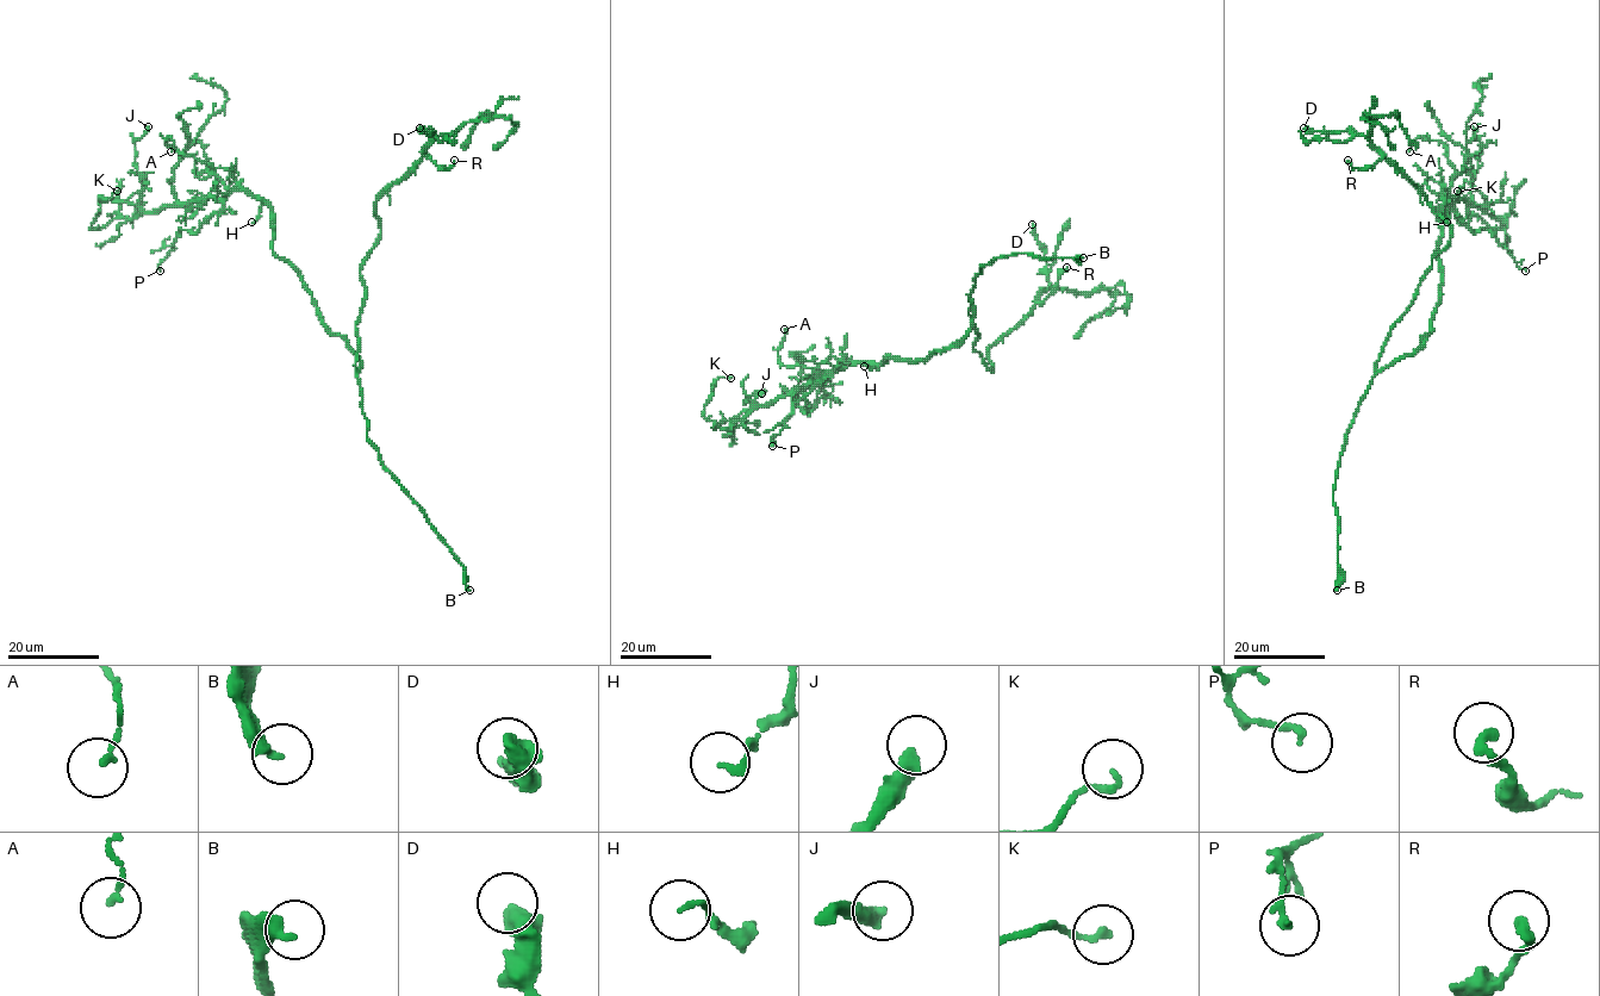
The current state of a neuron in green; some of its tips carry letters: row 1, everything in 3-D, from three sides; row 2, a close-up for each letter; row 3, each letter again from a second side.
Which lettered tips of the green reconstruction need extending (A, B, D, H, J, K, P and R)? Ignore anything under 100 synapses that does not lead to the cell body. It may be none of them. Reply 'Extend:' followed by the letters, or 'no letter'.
Extend: B

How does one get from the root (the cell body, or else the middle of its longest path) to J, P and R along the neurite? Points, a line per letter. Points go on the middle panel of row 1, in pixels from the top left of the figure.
J: (972, 316), (960, 340), (927, 359), (844, 365), (752, 408), (759, 392), (747, 399), (761, 393)
P: (972, 316), (960, 340), (927, 359), (886, 358), (834, 369), (794, 404), (772, 446)
R: (972, 316), (969, 294), (969, 316), (977, 332), (973, 349), (993, 371), (989, 349), (1050, 294), (1066, 267)

